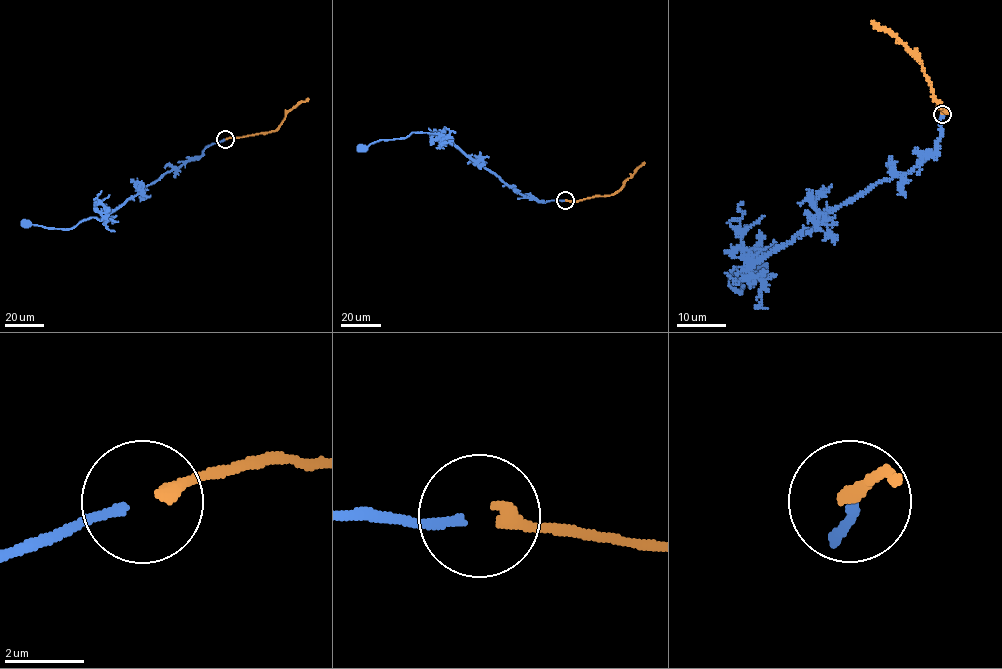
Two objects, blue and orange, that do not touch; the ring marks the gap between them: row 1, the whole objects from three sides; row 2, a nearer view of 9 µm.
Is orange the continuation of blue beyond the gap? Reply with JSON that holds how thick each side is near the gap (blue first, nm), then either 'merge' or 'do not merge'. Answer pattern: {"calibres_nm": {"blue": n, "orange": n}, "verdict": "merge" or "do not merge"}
{"calibres_nm": {"blue": 240, "orange": 360}, "verdict": "merge"}

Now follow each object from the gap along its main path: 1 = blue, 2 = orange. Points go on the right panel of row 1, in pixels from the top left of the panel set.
1: (943, 115), (933, 155), (828, 210), (737, 277), (732, 270), (729, 284), (739, 292), (760, 270)
2: (941, 112), (948, 111), (939, 106), (941, 105), (933, 95), (919, 59), (886, 29), (873, 23)

